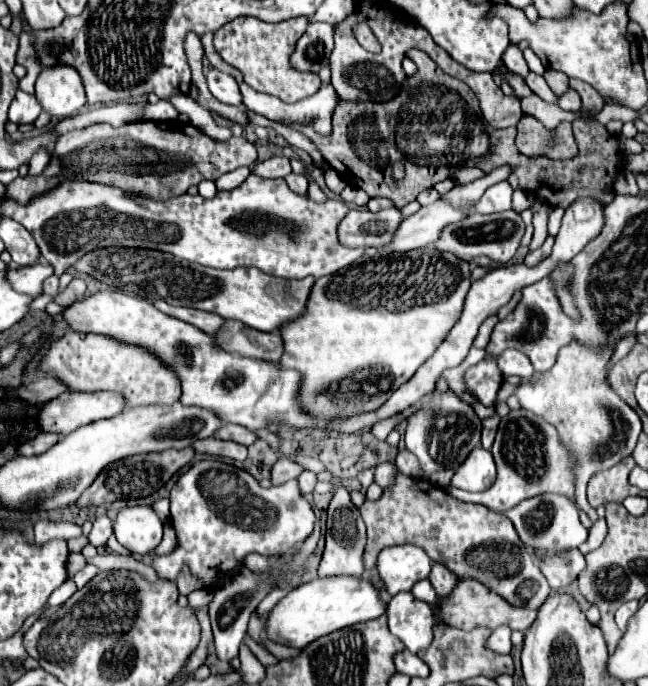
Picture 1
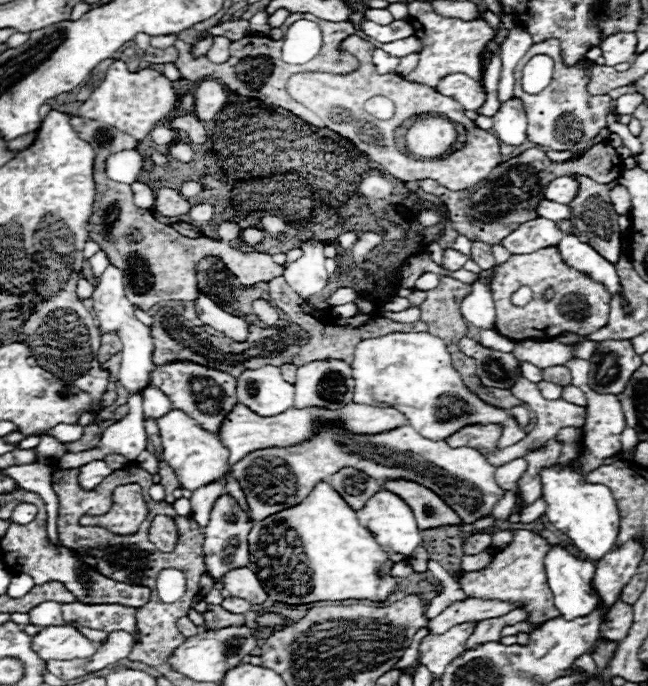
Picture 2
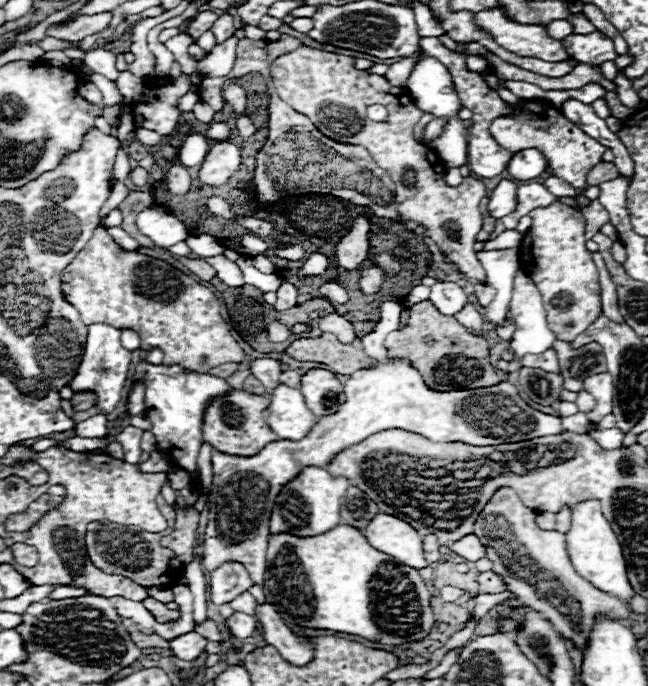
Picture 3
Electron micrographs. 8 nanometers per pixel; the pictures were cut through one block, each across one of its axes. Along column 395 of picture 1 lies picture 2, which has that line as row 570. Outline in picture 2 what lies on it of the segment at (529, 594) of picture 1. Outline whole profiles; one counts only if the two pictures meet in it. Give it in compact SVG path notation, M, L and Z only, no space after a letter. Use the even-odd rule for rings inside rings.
M514 530L512 542L500 550L488 568L478 572L468 572L460 580L460 588L464 590L466 598L480 598L480 600L502 600L502 602L516 602L528 614L526 622L538 626L546 620L558 618L560 612L554 608L552 590L546 584L546 568L544 558L550 550L548 540L542 536L532 534L530 530Z

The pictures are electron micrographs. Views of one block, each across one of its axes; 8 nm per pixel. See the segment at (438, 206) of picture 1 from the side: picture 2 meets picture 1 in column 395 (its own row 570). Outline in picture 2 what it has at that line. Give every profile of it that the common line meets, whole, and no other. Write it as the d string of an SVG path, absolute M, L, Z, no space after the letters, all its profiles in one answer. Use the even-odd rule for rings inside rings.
M238 568L238 570L228 572L224 582L226 582L226 590L232 596L240 596L244 600L250 600L250 604L264 604L268 600L256 574L250 568Z

